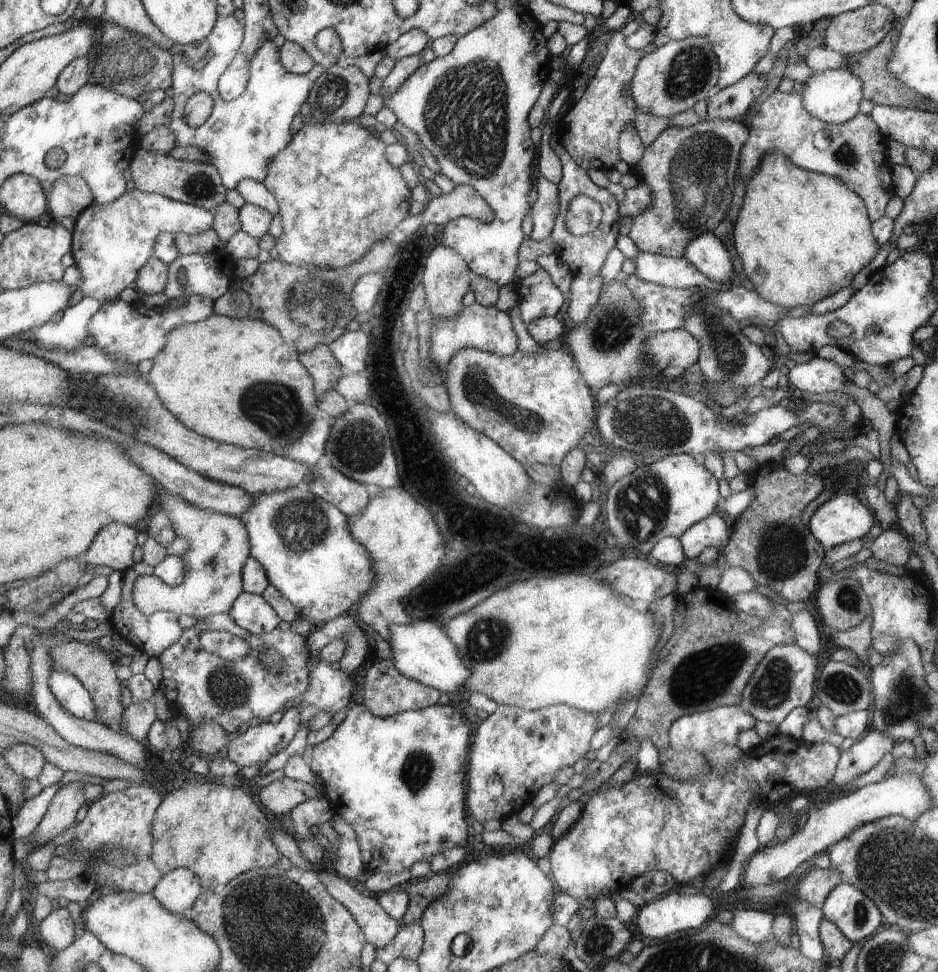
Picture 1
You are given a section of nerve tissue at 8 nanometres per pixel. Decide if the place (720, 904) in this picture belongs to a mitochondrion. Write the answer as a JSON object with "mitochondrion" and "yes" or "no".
{"mitochondrion":"no"}

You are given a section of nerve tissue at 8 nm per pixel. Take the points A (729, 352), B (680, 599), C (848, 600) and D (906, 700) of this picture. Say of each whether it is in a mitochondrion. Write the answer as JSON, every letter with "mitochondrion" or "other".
{"A":"mitochondrion","B":"other","C":"mitochondrion","D":"mitochondrion"}

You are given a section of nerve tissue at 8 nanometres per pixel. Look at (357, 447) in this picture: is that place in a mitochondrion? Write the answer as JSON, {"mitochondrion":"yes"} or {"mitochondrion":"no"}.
{"mitochondrion":"yes"}

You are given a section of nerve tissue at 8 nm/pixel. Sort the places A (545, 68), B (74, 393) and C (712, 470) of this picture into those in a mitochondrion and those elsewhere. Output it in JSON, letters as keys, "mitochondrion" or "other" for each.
{"A":"other","B":"other","C":"other"}

